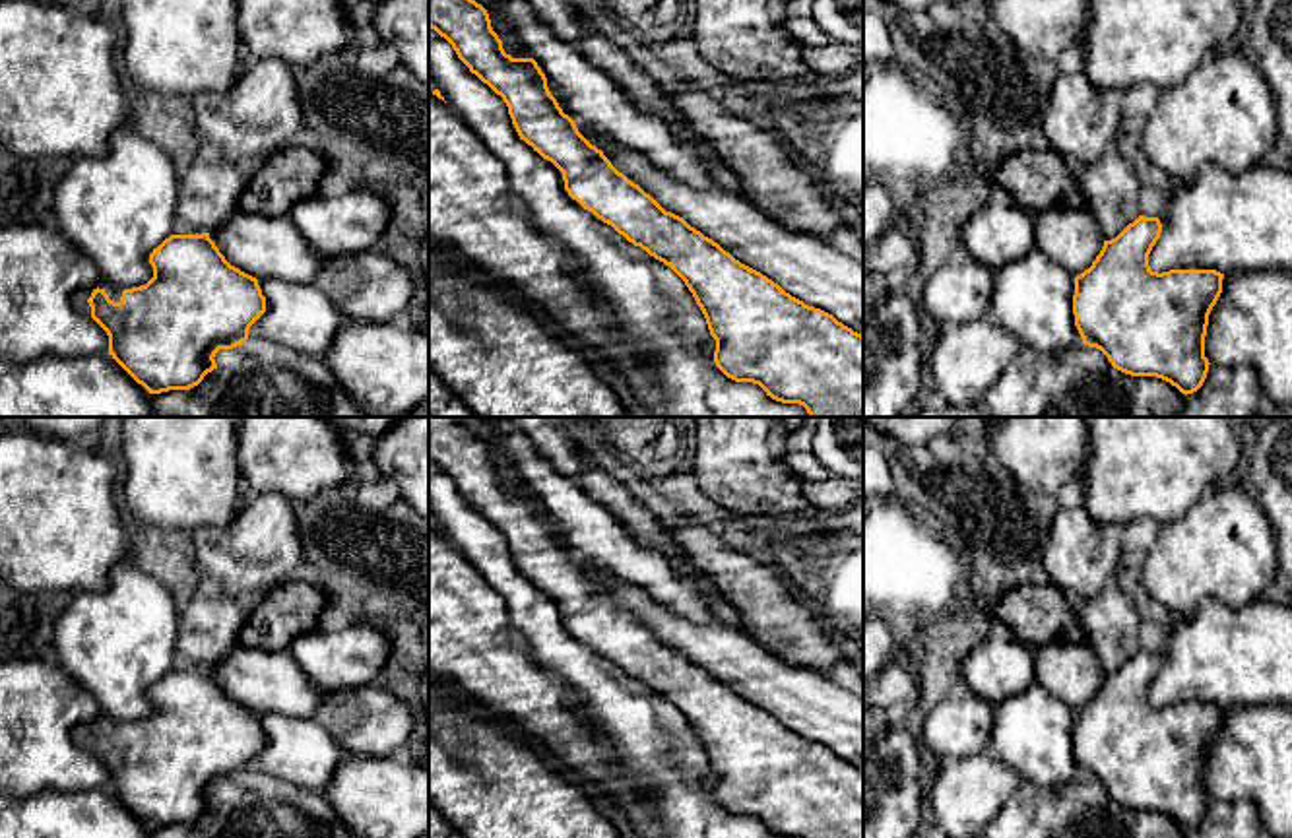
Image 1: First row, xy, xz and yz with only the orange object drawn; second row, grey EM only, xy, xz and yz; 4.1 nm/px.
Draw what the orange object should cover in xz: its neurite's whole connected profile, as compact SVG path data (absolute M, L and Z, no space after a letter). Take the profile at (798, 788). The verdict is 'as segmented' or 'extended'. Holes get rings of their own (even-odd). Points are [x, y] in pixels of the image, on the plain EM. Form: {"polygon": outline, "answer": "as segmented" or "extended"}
{"polygon": "M429 417L429 462L452 479L471 508L502 532L520 574L563 607L572 634L685 716L716 774L714 797L727 813L759 819L782 838L863 838L863 770L741 698L619 607L563 547L537 497L506 489L487 444L456 417Z", "answer": "as segmented"}

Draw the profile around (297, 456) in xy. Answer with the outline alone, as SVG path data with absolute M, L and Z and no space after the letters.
M237 417L237 460L244 483L258 495L281 493L291 500L318 497L355 475L341 429L324 417Z

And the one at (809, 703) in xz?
M549 514L547 522L563 547L574 555L578 566L665 646L683 652L735 694L760 706L791 731L832 749L838 757L863 770L861 698L840 689L819 671L784 663L735 627L681 619L642 588L619 580L592 561L578 557Z

